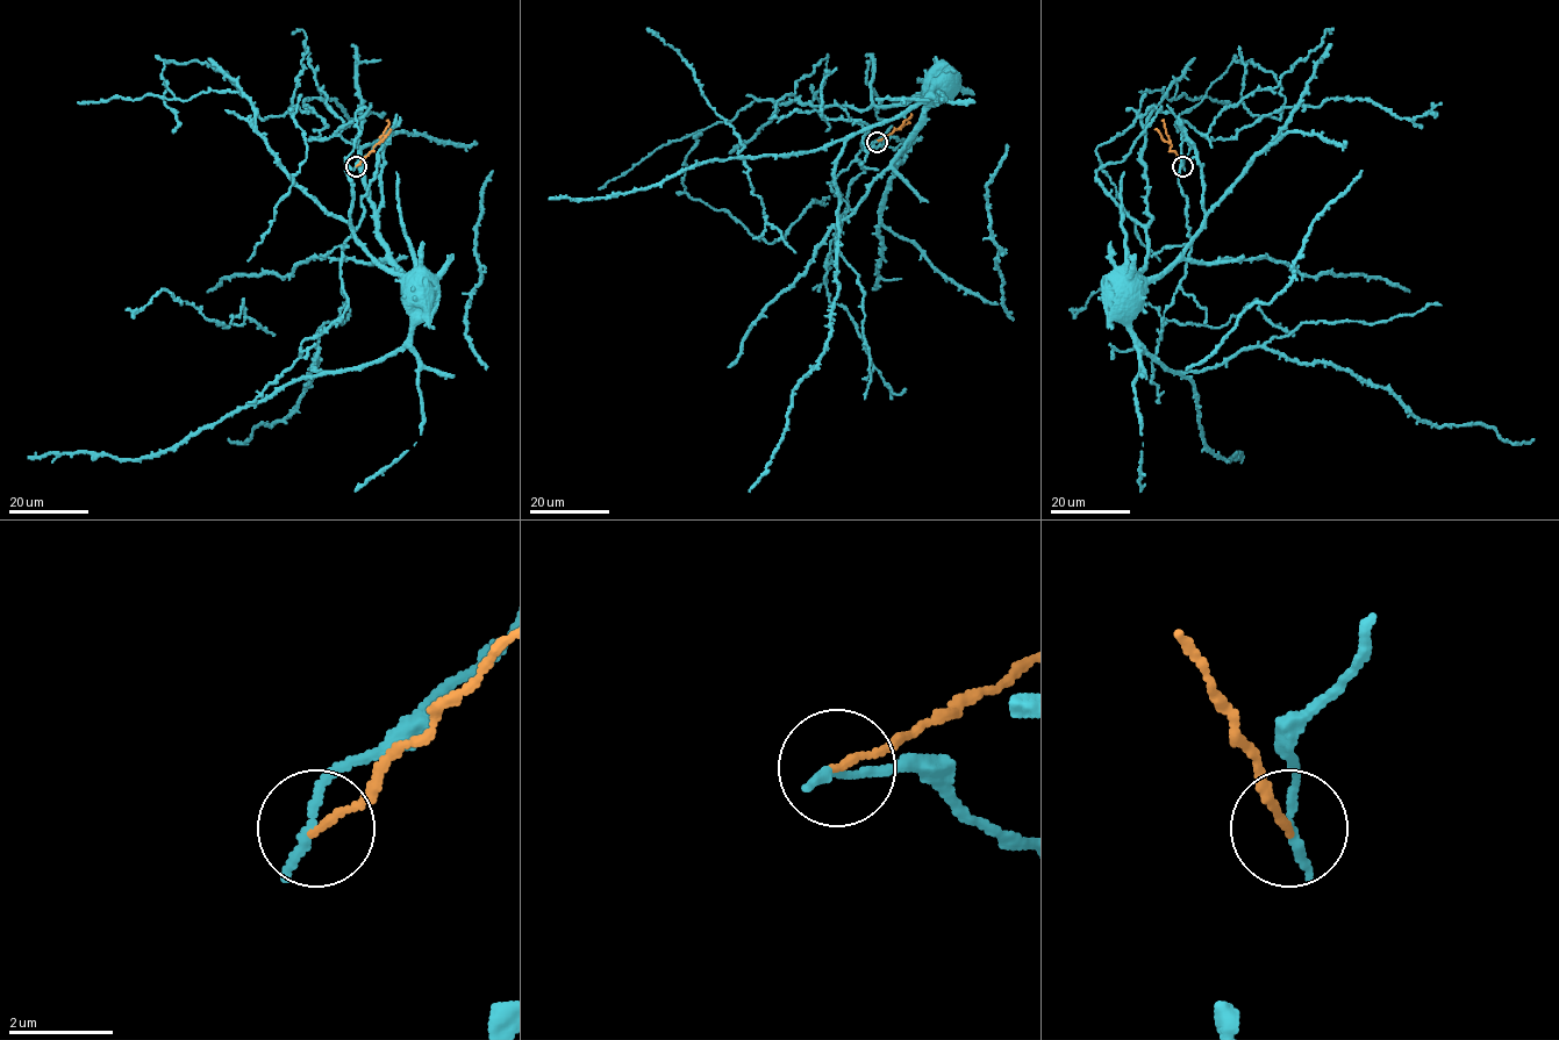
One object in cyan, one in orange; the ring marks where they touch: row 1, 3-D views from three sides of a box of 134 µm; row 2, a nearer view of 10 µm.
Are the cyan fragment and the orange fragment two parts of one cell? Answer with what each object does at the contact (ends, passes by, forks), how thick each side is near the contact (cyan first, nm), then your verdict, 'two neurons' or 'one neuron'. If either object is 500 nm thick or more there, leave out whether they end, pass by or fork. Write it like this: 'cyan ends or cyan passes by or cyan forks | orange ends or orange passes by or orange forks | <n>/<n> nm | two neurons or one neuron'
cyan ends | orange ends | 200/140 nm | two neurons

